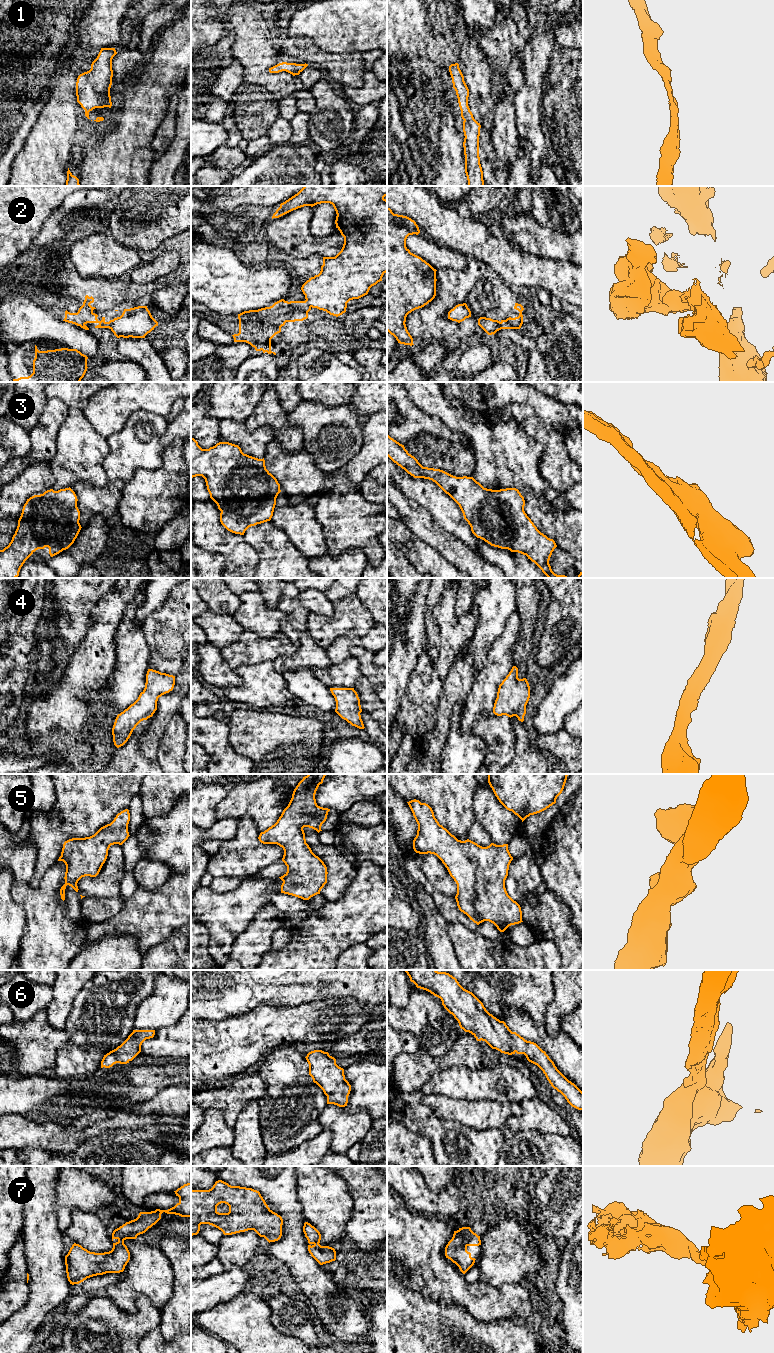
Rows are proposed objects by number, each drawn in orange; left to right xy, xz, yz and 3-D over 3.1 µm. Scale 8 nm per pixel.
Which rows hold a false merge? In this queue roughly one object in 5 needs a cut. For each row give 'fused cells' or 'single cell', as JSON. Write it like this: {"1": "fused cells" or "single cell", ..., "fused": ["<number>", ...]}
{"1": "single cell", "2": "fused cells", "3": "single cell", "4": "single cell", "5": "single cell", "6": "single cell", "7": "single cell", "fused": ["2"]}

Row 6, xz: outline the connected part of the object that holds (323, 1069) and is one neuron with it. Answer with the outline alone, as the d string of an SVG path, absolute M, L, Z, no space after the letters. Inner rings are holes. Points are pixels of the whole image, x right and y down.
M322 1050L311 1051L305 1058L309 1064L309 1075L327 1096L327 1104L334 1104L339 1107L347 1106L351 1085L345 1079L344 1069L336 1064L336 1059Z

